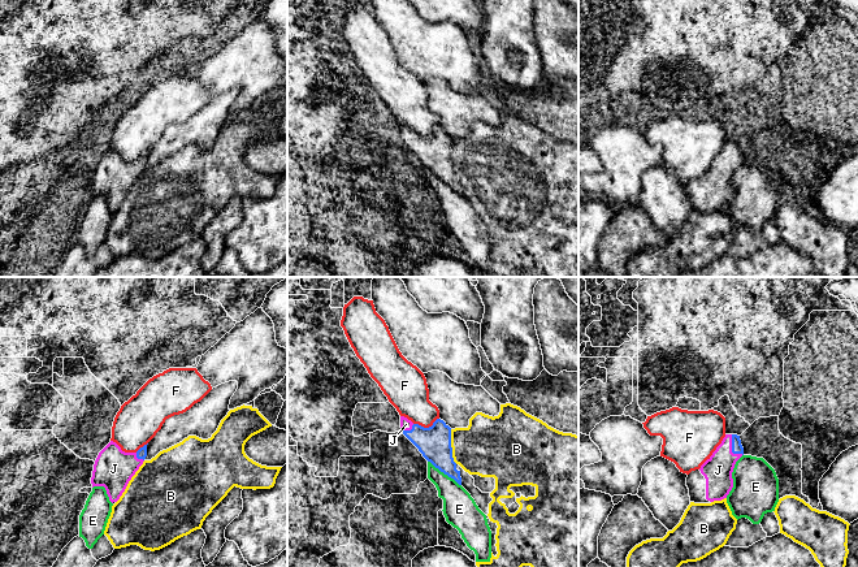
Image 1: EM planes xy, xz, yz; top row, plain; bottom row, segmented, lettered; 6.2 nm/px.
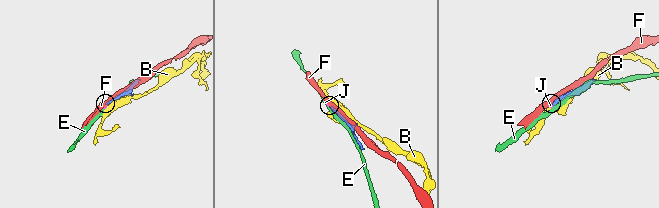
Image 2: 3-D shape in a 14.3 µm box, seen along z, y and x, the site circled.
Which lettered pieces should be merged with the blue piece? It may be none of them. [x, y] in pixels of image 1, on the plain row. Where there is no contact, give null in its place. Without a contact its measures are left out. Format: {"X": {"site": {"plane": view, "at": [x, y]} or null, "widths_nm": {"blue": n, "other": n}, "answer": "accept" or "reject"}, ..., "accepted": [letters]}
{"B": {"site": {"plane": "xz", "at": [450, 155]}, "widths_nm": {"blue": 200, "other": 360}, "answer": "reject"}, "E": {"site": {"plane": "xz", "at": [445, 182]}, "widths_nm": {"blue": 200, "other": 200}, "answer": "reject"}, "F": {"site": {"plane": "xz", "at": [425, 137]}, "widths_nm": {"blue": 200, "other": 240}, "answer": "reject"}, "J": {"site": {"plane": "yz", "at": [732, 158]}, "widths_nm": {"blue": 70, "other": 180}, "answer": "accept"}, "accepted": ["J"]}

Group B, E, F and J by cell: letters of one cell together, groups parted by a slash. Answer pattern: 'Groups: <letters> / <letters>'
Groups: B / E / F / J

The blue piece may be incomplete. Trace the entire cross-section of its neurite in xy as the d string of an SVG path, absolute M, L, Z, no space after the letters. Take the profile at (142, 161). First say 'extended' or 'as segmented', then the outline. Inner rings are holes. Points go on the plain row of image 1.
extended | M110 150L95 169L91 186L92 196L104 195L109 209L117 211L146 165L147 153L136 161L125 161L116 151Z

